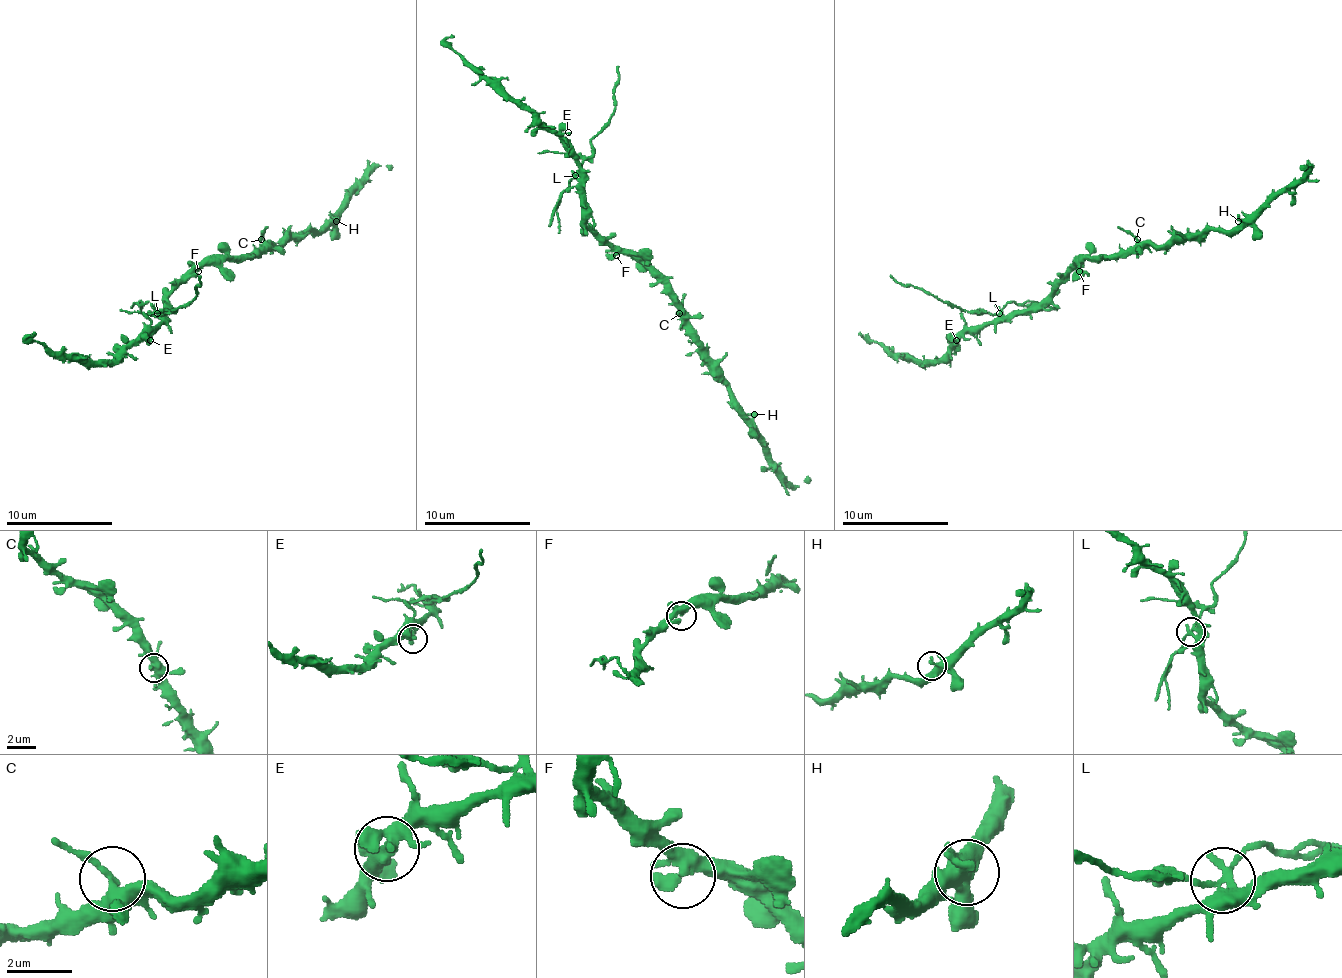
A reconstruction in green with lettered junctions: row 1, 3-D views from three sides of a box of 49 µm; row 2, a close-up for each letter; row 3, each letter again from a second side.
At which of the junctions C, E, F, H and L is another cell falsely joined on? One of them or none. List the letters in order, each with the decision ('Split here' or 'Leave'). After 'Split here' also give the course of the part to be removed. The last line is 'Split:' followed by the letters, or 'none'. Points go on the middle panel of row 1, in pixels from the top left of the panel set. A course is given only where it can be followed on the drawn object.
C: Leave
E: Leave
F: Leave
H: Leave
L: Split here. Course of the part to remove: (576, 175), (592, 153), (592, 137), (613, 111), (618, 66)
Split: L

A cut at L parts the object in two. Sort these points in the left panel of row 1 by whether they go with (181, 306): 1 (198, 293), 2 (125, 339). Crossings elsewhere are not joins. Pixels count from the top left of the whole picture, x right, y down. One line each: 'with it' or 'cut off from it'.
1: with it
2: cut off from it

